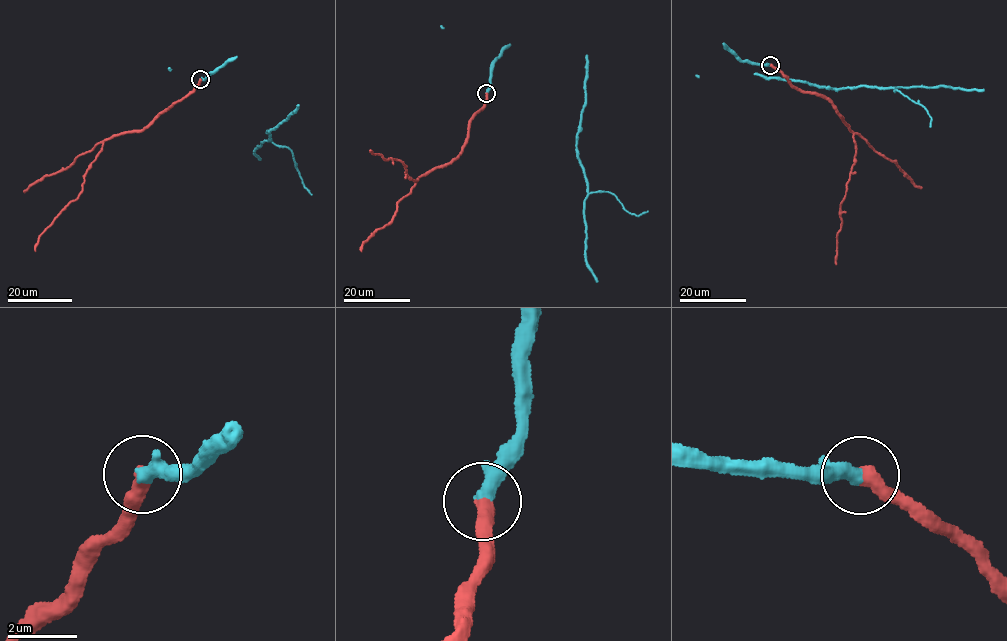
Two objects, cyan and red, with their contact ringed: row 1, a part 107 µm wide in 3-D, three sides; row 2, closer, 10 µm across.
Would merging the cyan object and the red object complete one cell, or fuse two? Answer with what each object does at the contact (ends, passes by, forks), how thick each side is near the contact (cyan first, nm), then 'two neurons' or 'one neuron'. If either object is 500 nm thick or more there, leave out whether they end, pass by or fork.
cyan passes by; red ends there; 300 nm thick on the cyan side, 440 nm on the other; one neuron

